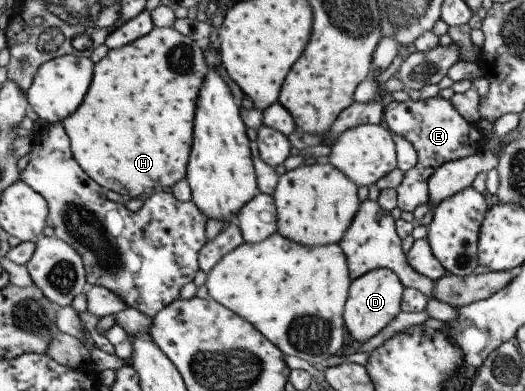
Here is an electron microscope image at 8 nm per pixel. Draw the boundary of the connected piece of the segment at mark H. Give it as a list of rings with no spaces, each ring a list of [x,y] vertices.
[[[153,27],[145,36],[140,36],[121,48],[109,49],[105,56],[93,65],[92,77],[87,92],[82,98],[81,104],[74,110],[69,118],[61,122],[62,127],[69,137],[70,151],[75,162],[83,169],[83,172],[91,177],[104,190],[113,190],[117,194],[127,194],[129,198],[137,198],[145,194],[145,190],[159,191],[171,188],[176,182],[184,178],[189,151],[192,147],[193,117],[195,114],[195,103],[198,98],[199,89],[202,87],[208,64],[204,52],[197,46],[194,40],[179,34],[171,27]]]

